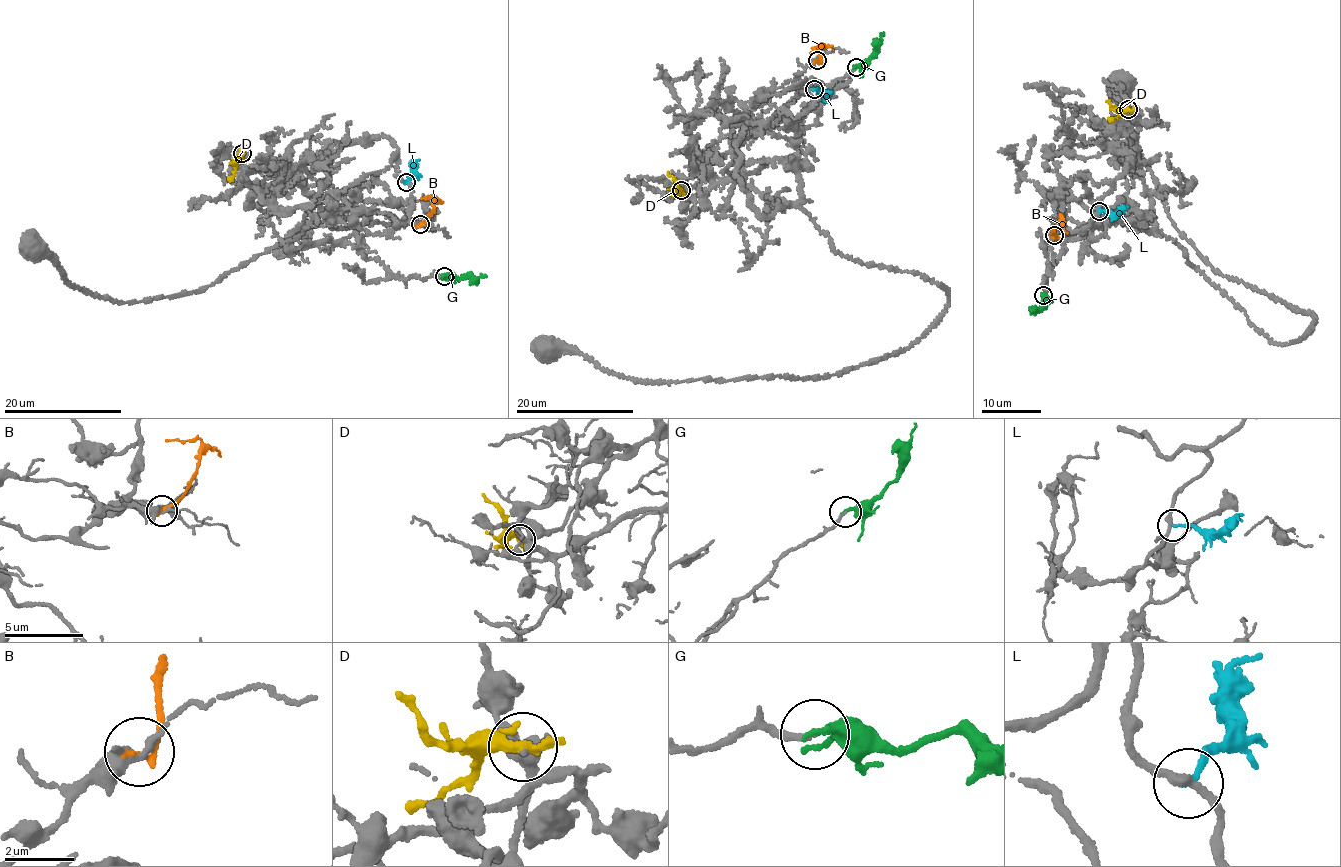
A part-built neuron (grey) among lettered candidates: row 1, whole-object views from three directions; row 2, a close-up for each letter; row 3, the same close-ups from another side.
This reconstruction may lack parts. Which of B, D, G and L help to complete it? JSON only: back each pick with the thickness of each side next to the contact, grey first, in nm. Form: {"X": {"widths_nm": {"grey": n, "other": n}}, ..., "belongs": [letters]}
{"G": {"widths_nm": {"grey": 180, "other": 300}}, "belongs": ["G"]}

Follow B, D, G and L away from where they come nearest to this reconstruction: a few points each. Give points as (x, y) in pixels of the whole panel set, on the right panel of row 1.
B: (1054, 236), (1054, 227), (1061, 222), (1062, 214)
D: (1129, 110), (1109, 121)
G: (1043, 295), (1046, 298), (1044, 306), (1032, 310)
L: (1099, 211), (1113, 213), (1124, 209)

